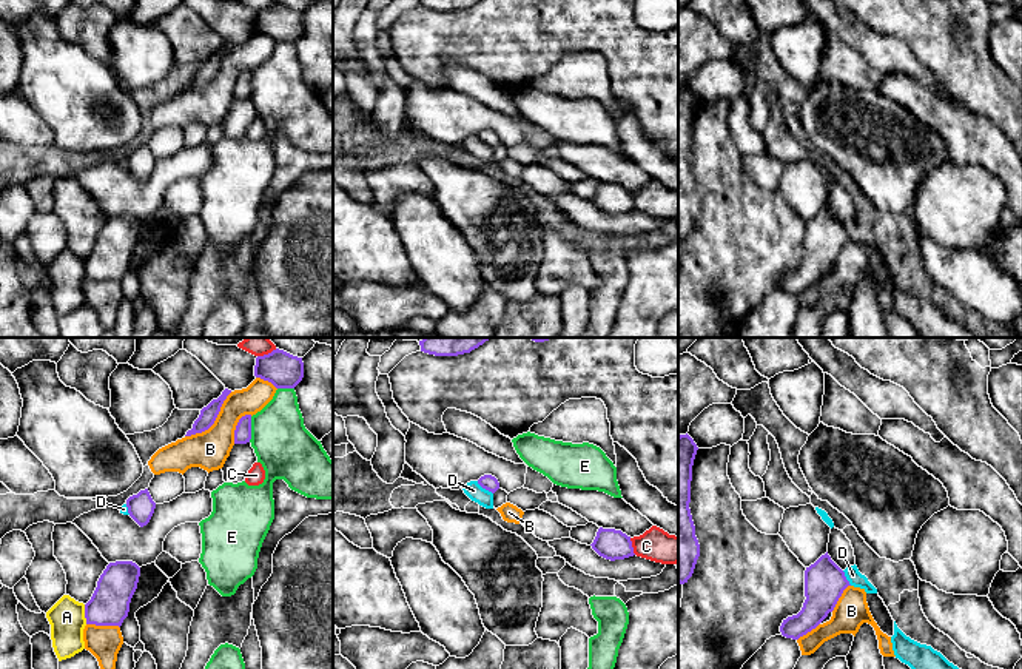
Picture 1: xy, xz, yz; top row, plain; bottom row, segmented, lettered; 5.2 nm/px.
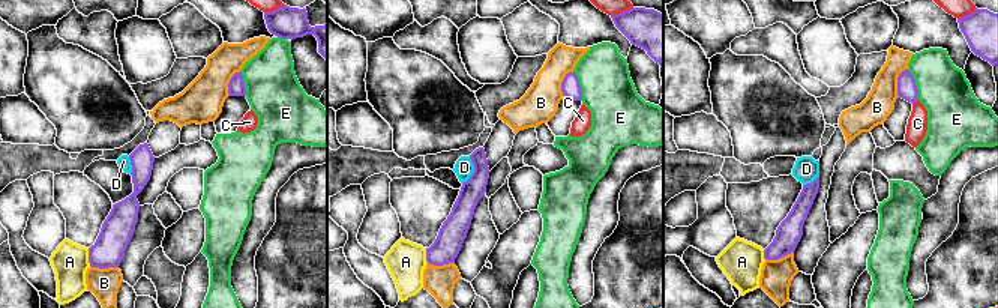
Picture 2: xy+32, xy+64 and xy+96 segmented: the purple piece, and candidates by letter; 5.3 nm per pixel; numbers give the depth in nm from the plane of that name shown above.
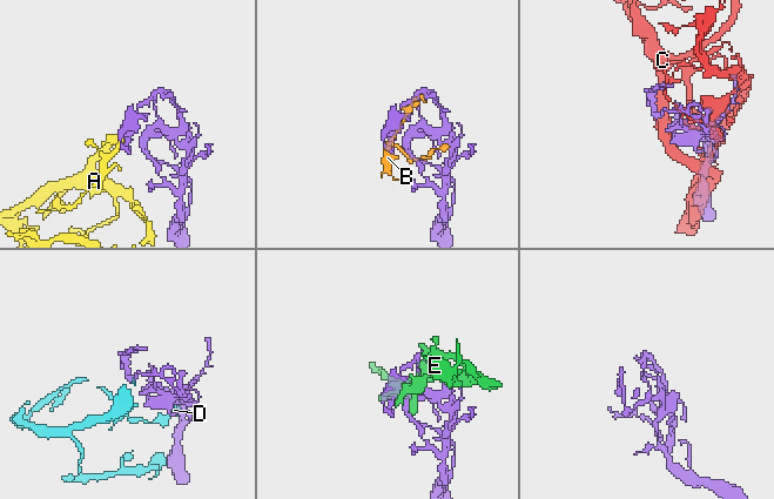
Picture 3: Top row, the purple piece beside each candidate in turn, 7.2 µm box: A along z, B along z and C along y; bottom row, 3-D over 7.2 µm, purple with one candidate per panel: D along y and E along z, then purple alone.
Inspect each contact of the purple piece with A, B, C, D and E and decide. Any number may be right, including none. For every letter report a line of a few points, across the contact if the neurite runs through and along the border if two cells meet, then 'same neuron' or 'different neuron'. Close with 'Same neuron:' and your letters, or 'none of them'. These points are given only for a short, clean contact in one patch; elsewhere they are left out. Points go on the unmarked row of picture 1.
A: different neuron
B: different neuron
C: different neuron
D: different neuron
E: different neuron
Same neuron: none of them

